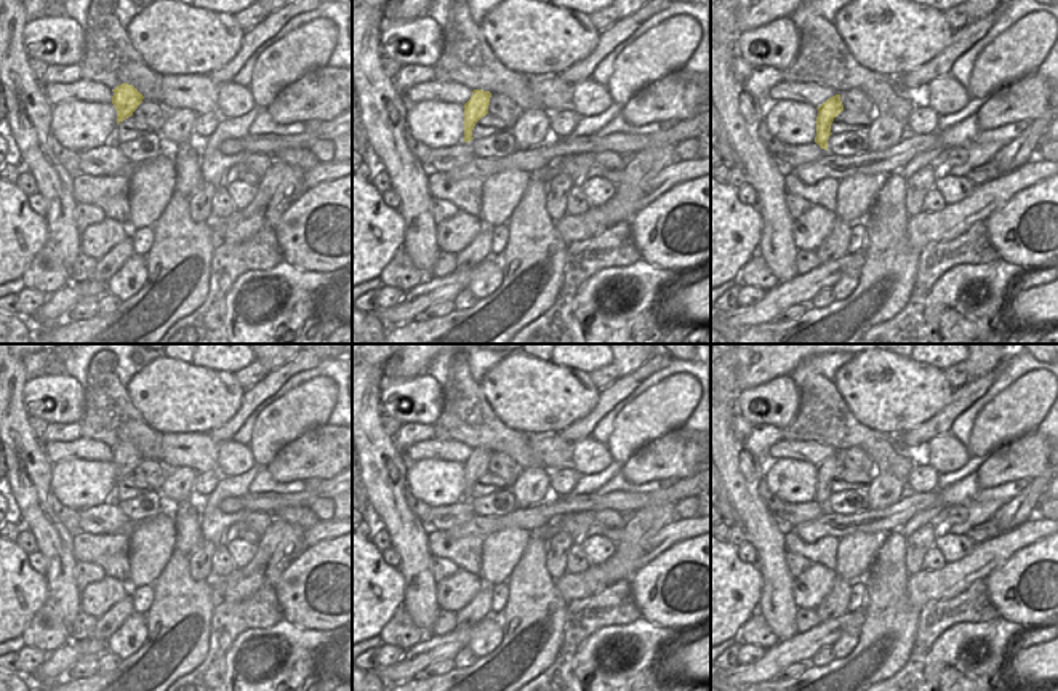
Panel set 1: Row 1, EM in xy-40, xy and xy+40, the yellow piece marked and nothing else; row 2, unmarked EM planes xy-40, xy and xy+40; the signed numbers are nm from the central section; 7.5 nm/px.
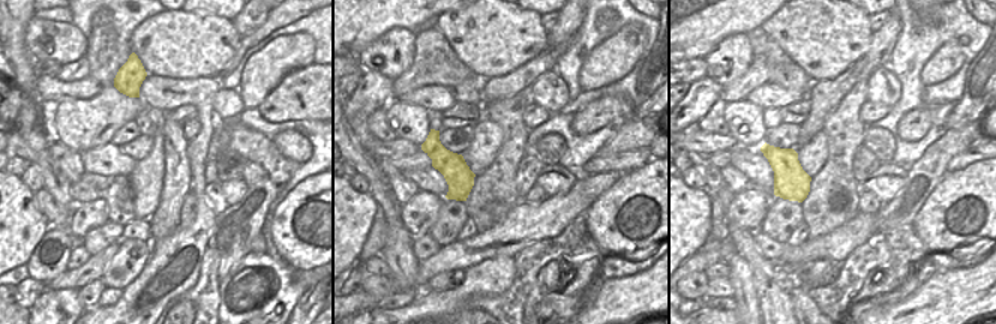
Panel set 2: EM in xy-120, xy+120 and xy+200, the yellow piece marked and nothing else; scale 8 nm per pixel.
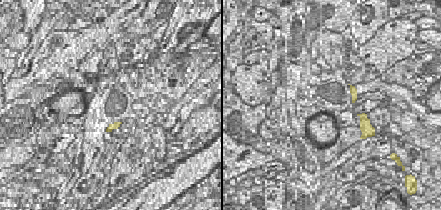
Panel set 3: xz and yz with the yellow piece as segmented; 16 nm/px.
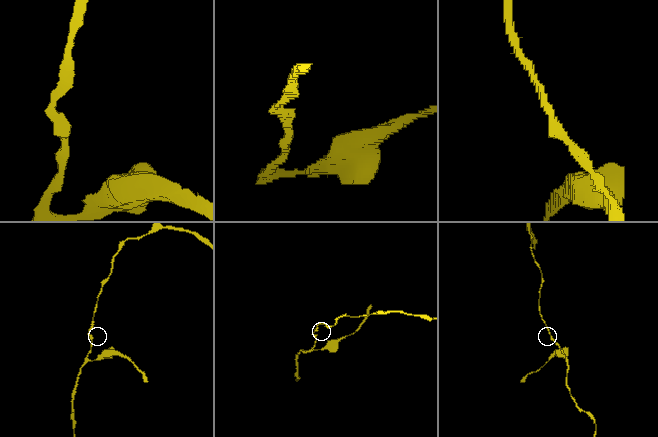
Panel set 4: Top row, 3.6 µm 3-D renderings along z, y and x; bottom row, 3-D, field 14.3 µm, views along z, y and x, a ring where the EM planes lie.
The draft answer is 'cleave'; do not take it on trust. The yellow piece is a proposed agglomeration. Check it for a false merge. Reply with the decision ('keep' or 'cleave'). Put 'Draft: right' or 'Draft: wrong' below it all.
keep
Draft: wrong

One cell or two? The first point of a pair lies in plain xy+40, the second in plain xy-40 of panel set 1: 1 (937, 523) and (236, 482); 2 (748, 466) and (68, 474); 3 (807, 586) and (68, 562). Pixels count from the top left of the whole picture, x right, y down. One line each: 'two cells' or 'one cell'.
1: one cell
2: two cells
3: two cells

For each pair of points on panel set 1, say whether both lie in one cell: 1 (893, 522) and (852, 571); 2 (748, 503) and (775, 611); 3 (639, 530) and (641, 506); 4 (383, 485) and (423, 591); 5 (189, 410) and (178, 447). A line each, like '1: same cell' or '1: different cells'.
1: different cells
2: same cell
3: different cells
4: same cell
5: different cells

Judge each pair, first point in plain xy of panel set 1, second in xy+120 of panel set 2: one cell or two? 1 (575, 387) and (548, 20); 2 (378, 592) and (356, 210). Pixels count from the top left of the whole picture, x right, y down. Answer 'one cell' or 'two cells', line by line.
1: two cells
2: one cell

